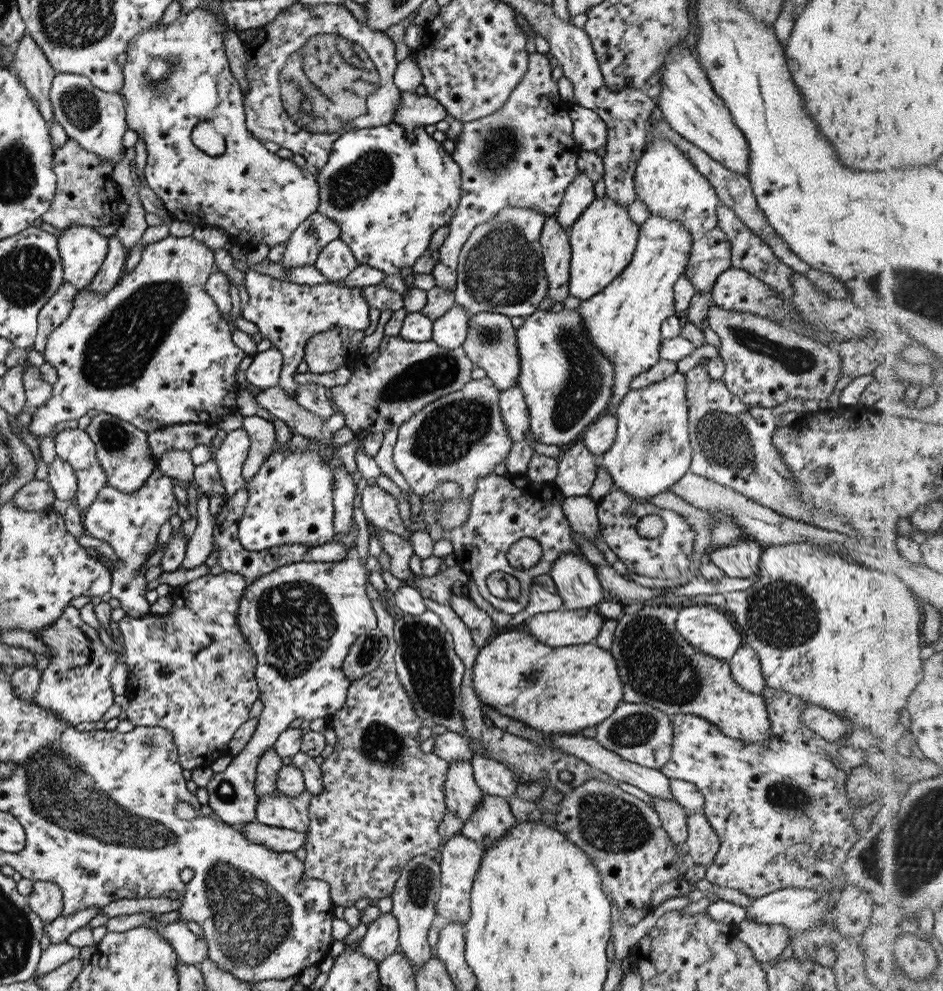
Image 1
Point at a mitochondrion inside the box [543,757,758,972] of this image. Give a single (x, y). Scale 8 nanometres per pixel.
(610, 824)

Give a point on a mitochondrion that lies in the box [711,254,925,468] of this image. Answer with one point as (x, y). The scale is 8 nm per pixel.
(794, 360)

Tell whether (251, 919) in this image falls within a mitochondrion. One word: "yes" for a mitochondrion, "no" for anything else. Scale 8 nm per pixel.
yes

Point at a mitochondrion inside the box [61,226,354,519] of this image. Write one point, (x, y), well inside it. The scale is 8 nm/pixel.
(117, 353)

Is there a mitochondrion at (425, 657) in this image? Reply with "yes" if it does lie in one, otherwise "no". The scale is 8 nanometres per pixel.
yes

